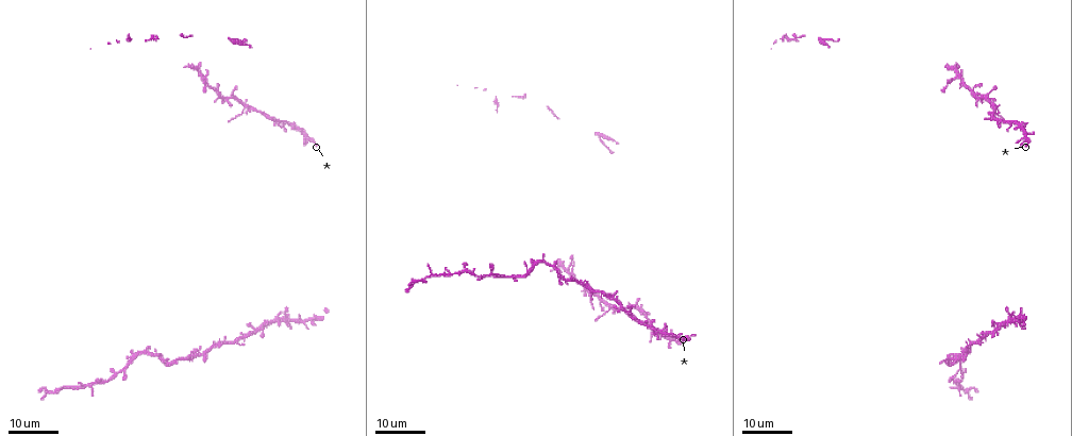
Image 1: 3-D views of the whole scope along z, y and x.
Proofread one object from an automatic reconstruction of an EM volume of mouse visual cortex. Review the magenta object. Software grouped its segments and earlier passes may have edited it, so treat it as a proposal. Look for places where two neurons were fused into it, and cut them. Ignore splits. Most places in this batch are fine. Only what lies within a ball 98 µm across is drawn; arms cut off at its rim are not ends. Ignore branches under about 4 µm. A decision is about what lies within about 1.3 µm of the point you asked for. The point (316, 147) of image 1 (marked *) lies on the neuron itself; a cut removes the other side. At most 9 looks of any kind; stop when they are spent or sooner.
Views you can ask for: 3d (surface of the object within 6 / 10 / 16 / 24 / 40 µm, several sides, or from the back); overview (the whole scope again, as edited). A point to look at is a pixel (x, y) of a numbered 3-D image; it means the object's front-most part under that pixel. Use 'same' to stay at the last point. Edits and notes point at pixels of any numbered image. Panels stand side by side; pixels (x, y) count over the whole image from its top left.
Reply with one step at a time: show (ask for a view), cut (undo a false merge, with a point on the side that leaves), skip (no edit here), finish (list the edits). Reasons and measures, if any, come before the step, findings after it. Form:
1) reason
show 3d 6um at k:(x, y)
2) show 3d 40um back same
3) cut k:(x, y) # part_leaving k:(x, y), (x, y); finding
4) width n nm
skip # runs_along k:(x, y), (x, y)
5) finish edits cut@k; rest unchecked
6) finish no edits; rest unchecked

four or more arms meet
show 3d 16um at 1:(247, 105)

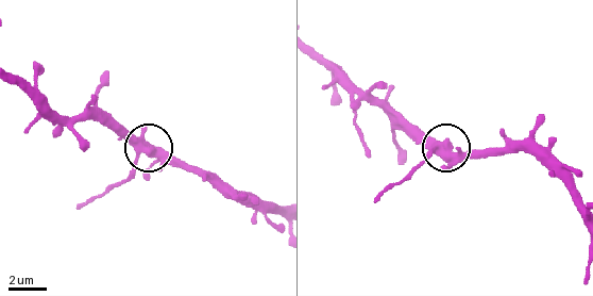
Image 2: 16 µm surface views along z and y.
zoom in
show 3d 6um at 2:(435, 149)

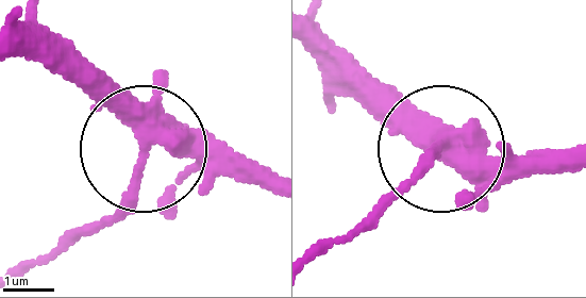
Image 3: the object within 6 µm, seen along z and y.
width 370 nm
skip # continuous, no second neuron

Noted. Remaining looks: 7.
show 3d 24um at 1:(567, 270)

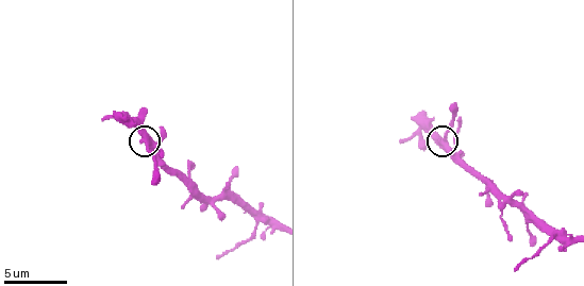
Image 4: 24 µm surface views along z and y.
show 3d 10um at 4:(144, 139)

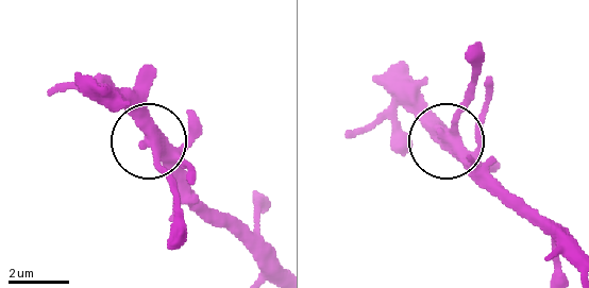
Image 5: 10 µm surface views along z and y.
arms 3
skip # one neuron here

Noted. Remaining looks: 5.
four arms meet
show 3d 16um at 4:(513, 204)

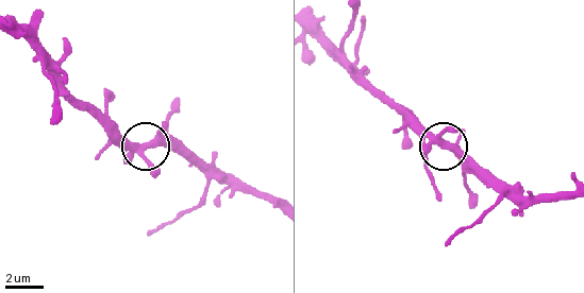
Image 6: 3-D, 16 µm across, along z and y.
arms 4
skip # continuous, no second neuron

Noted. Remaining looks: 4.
calibre changes
show 3d 24um at 1:(483, 275)

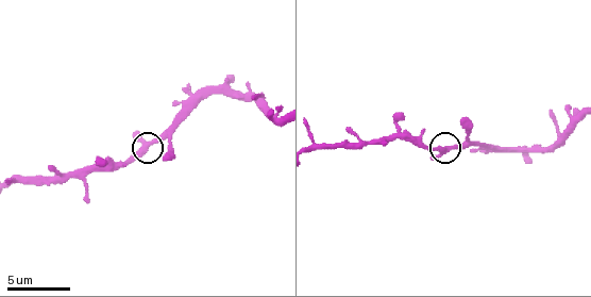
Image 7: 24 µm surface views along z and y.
zoom in
show 3d 10um at 7:(149, 143)

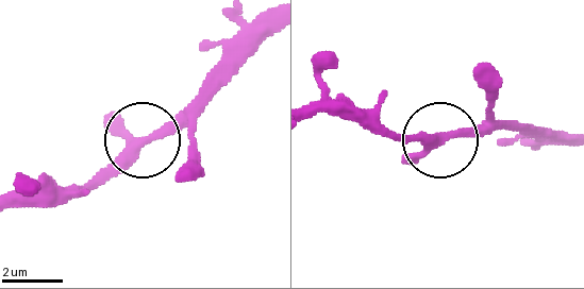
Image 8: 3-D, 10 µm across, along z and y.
skip # runs_along 8:(568, 138), (522, 131), (438, 138), (380, 133); one neuron here

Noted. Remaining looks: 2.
finish no edits; rest unchecked

